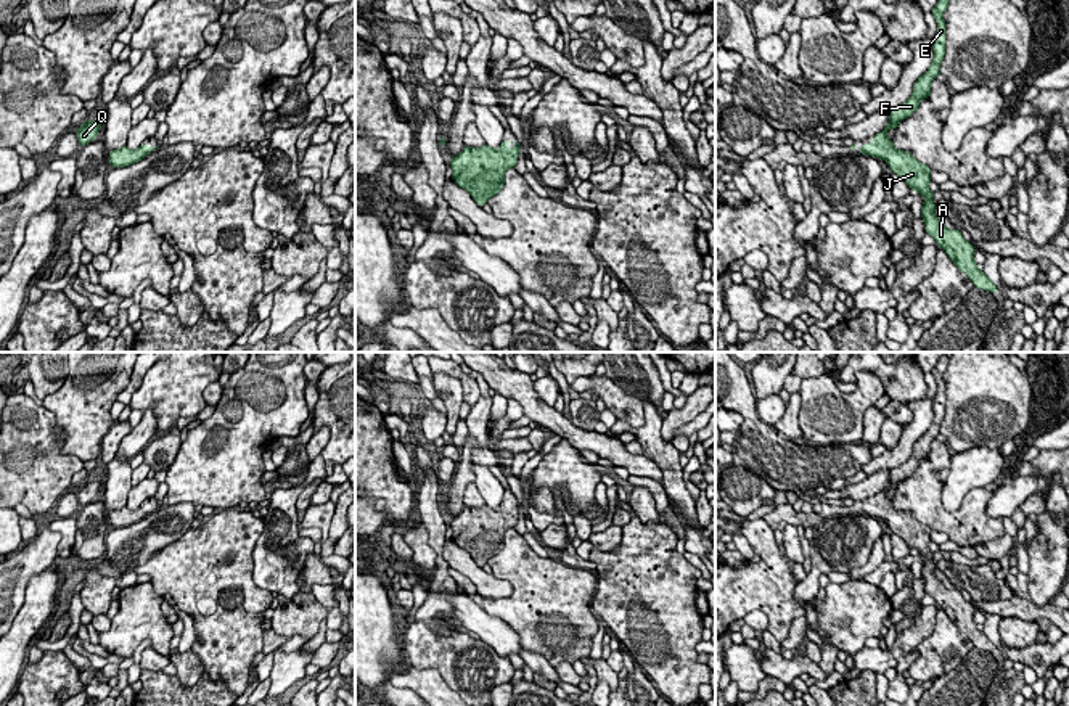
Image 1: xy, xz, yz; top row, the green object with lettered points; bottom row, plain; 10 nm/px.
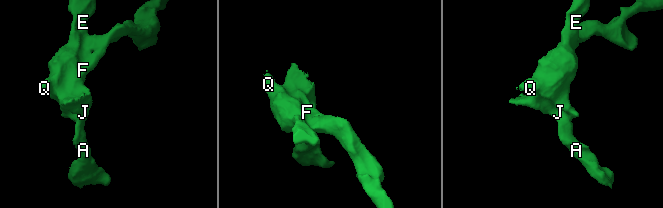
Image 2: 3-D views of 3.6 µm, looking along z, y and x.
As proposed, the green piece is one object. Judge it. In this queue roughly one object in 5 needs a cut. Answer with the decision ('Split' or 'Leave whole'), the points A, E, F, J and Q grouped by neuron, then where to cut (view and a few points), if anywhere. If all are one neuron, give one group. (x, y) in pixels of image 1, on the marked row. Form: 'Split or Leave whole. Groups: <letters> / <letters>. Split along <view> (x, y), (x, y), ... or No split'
Leave whole. Groups: A E F J Q. No split

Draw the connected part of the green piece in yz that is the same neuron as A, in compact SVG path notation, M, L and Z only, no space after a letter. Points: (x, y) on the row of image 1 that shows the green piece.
M939 0L932 8L934 19L937 23L937 34L934 39L932 51L934 60L928 71L918 77L913 85L911 96L891 109L889 124L883 132L876 133L870 145L860 146L860 154L871 158L881 158L886 161L892 174L897 174L911 191L918 191L926 201L921 204L921 217L924 219L926 233L931 235L940 249L952 259L952 262L968 275L976 288L998 293L995 283L977 269L974 262L974 246L966 241L961 230L948 230L936 215L934 191L929 190L931 167L920 162L911 153L894 148L894 140L891 140L886 132L897 130L899 122L910 117L920 106L920 101L929 98L931 82L940 74L940 64L945 55L945 21L944 13L950 0Z

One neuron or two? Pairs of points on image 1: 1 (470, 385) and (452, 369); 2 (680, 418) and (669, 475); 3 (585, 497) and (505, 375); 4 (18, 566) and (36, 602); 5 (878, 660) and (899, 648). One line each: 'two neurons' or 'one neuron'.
1: one neuron
2: two neurons
3: two neurons
4: two neurons
5: one neuron

